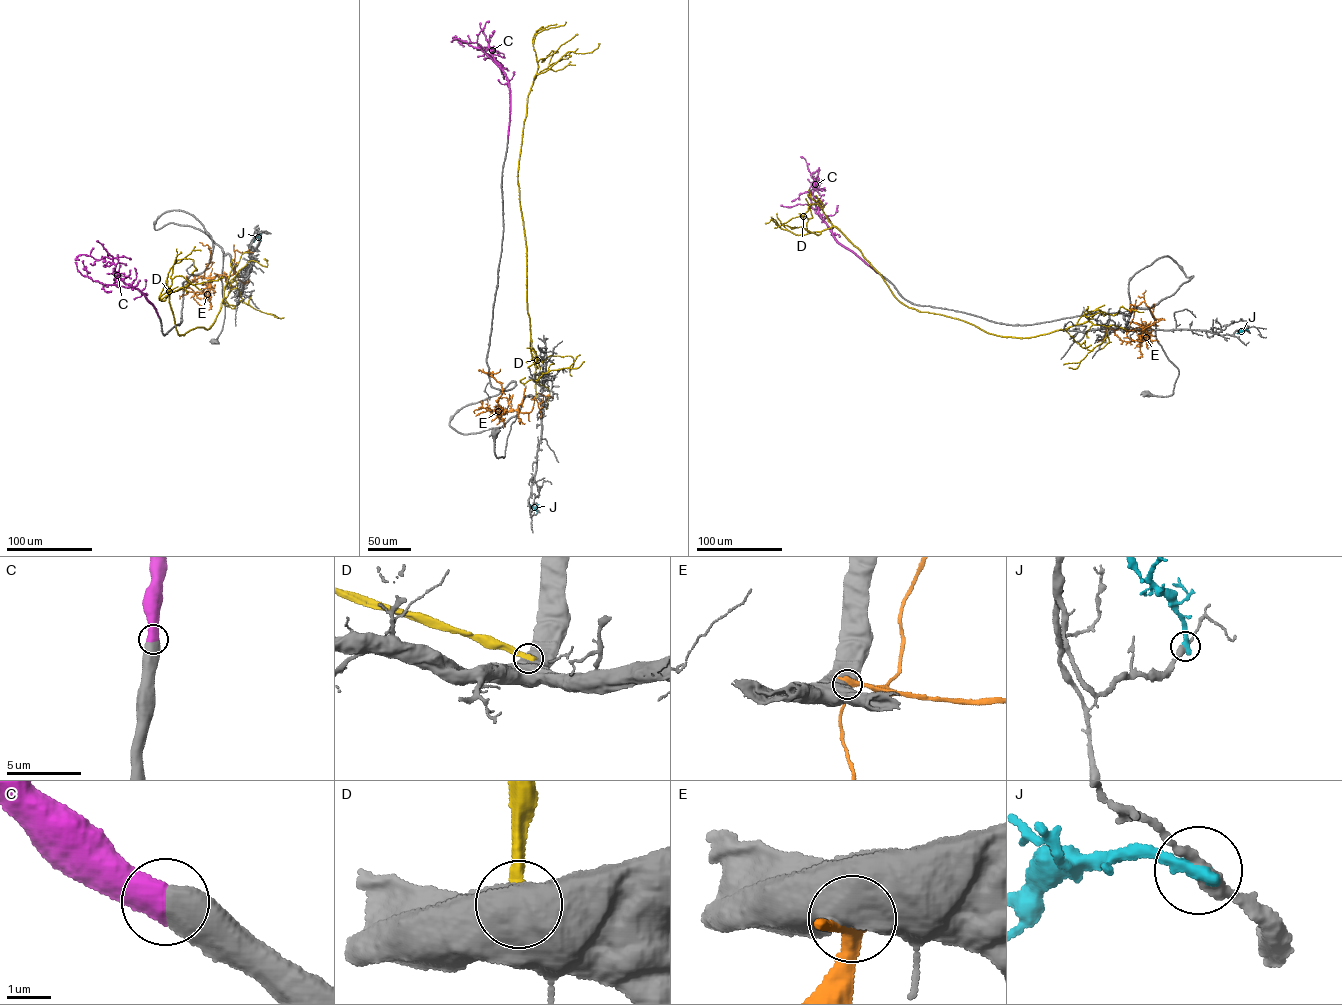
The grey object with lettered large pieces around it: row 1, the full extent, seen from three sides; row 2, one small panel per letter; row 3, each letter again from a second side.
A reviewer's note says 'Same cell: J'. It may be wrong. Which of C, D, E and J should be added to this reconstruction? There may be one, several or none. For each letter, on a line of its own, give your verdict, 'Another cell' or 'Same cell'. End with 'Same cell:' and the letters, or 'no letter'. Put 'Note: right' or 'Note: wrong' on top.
Note: wrong
C: Same cell
D: Another cell
E: Another cell
J: Another cell
Same cell: C

